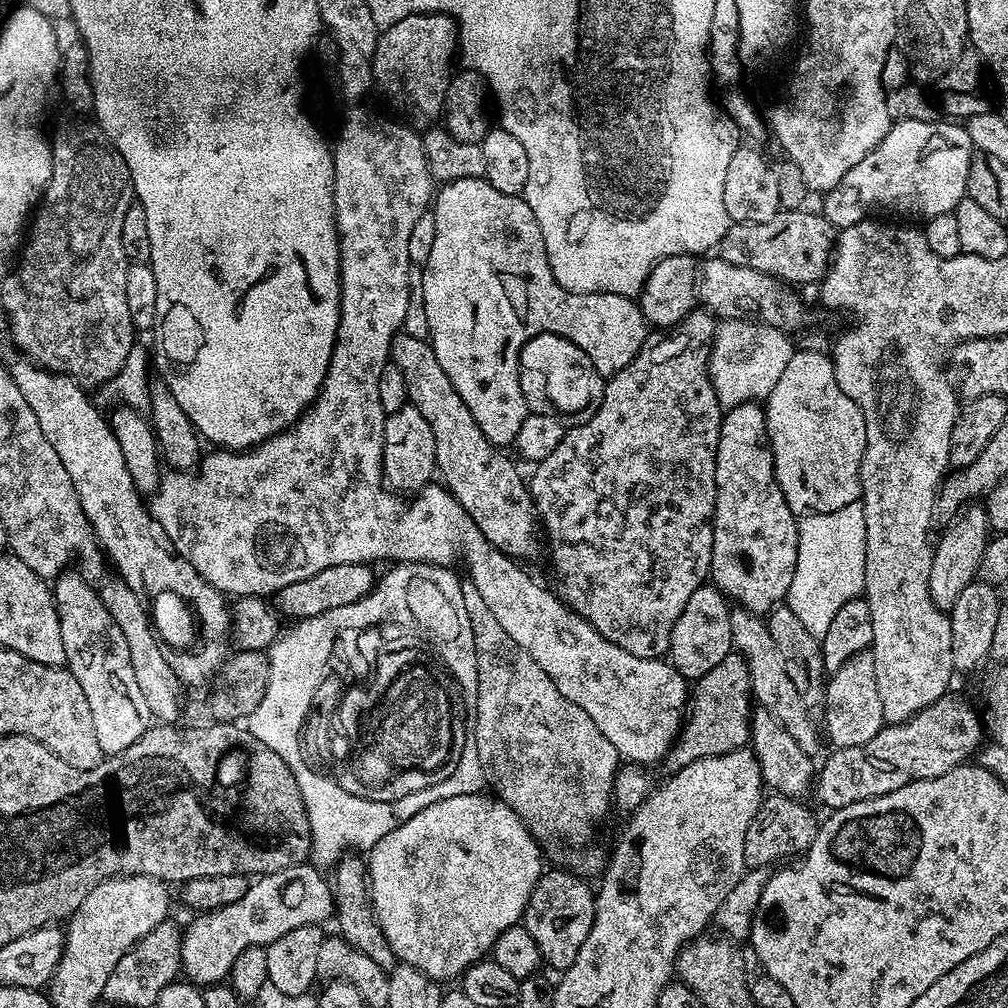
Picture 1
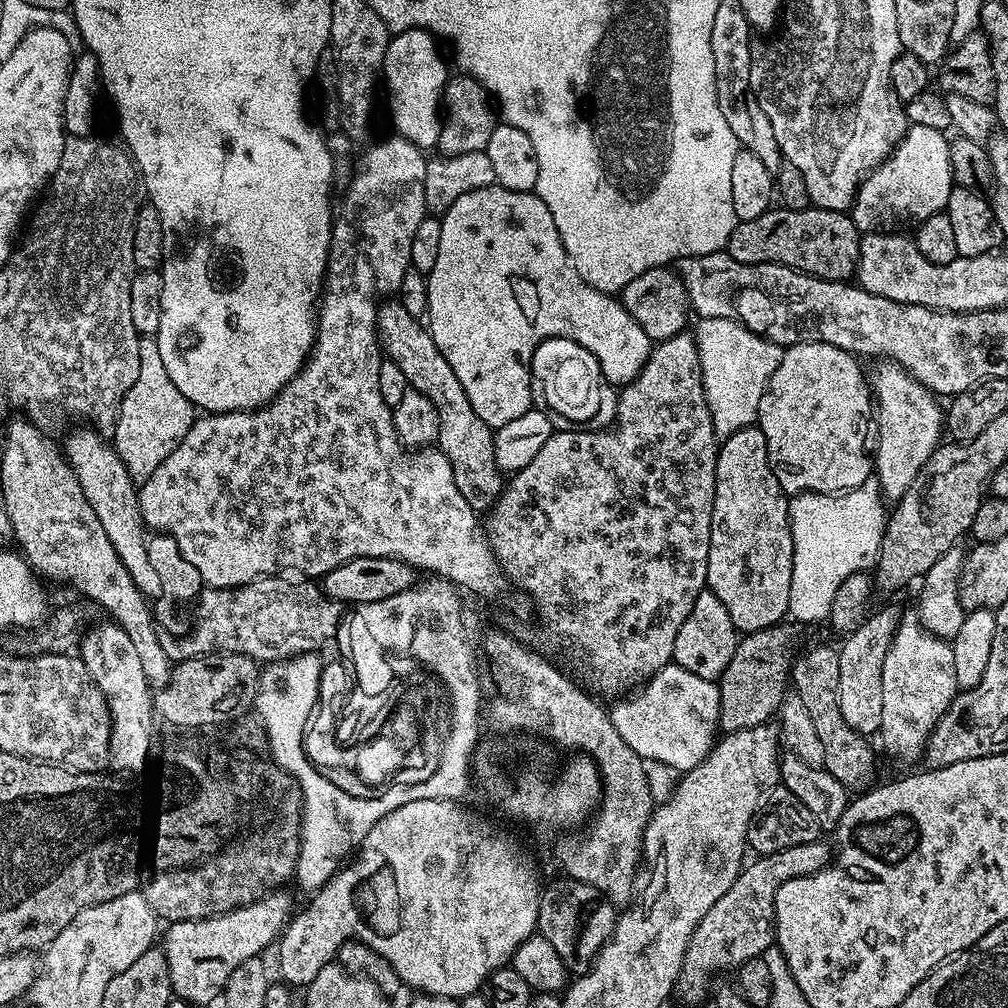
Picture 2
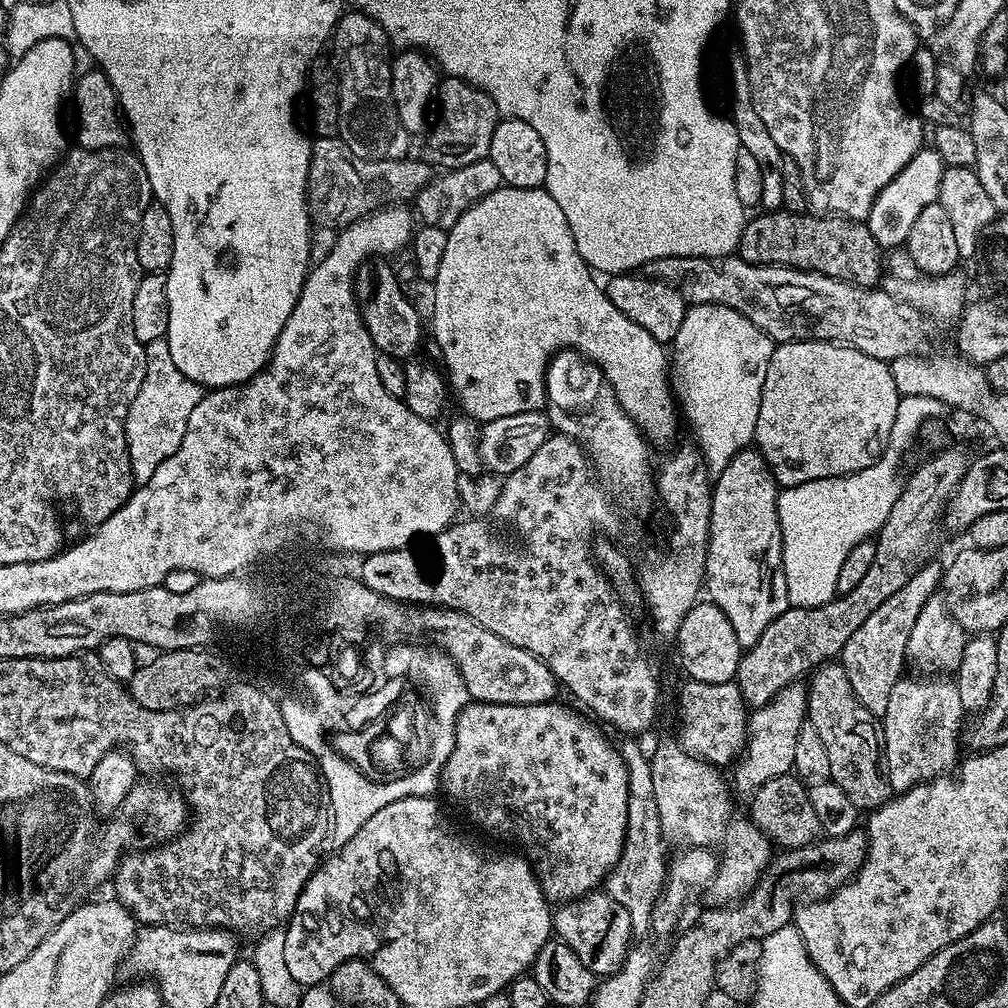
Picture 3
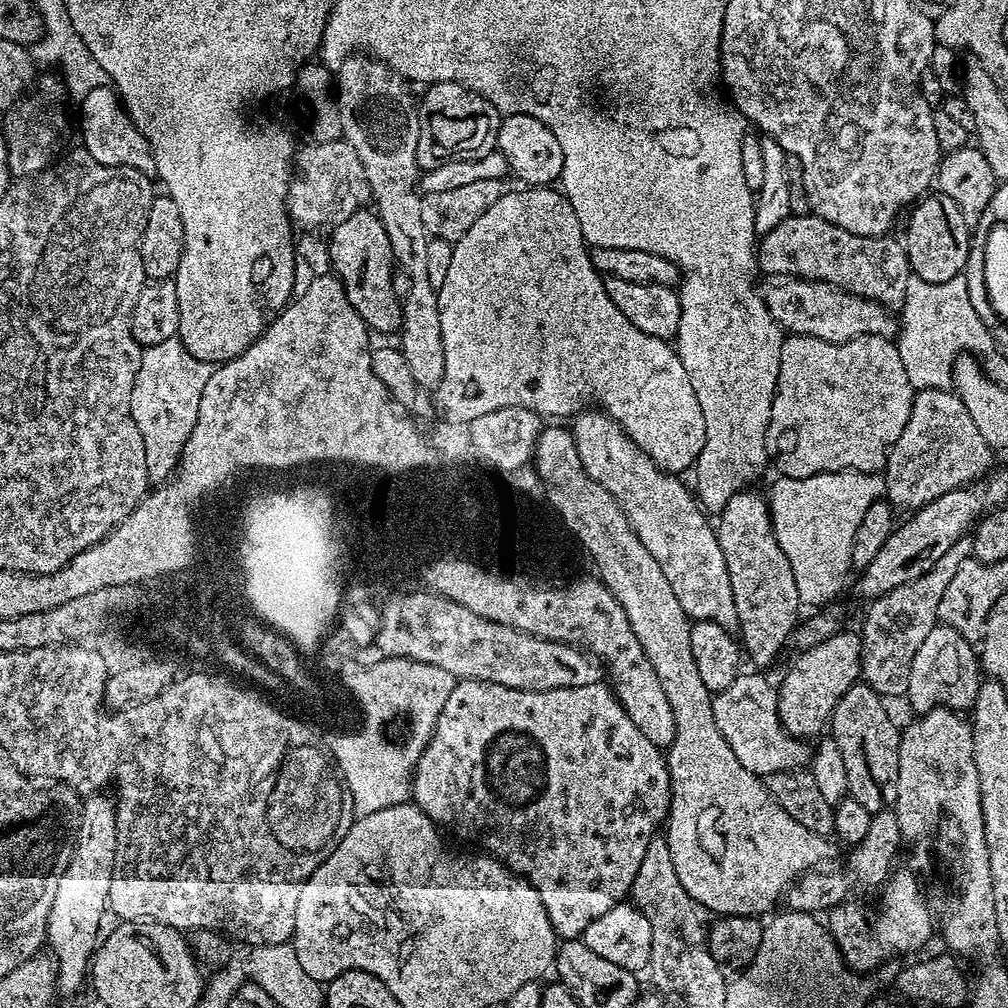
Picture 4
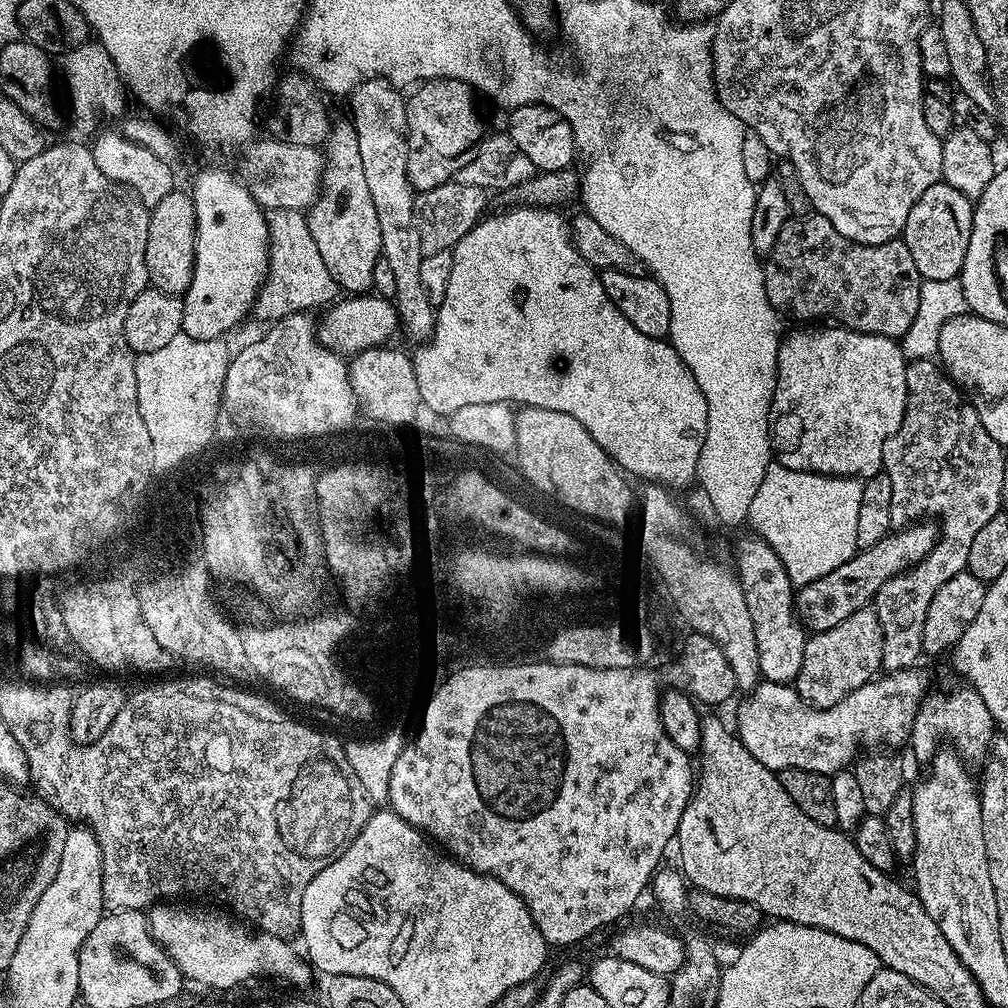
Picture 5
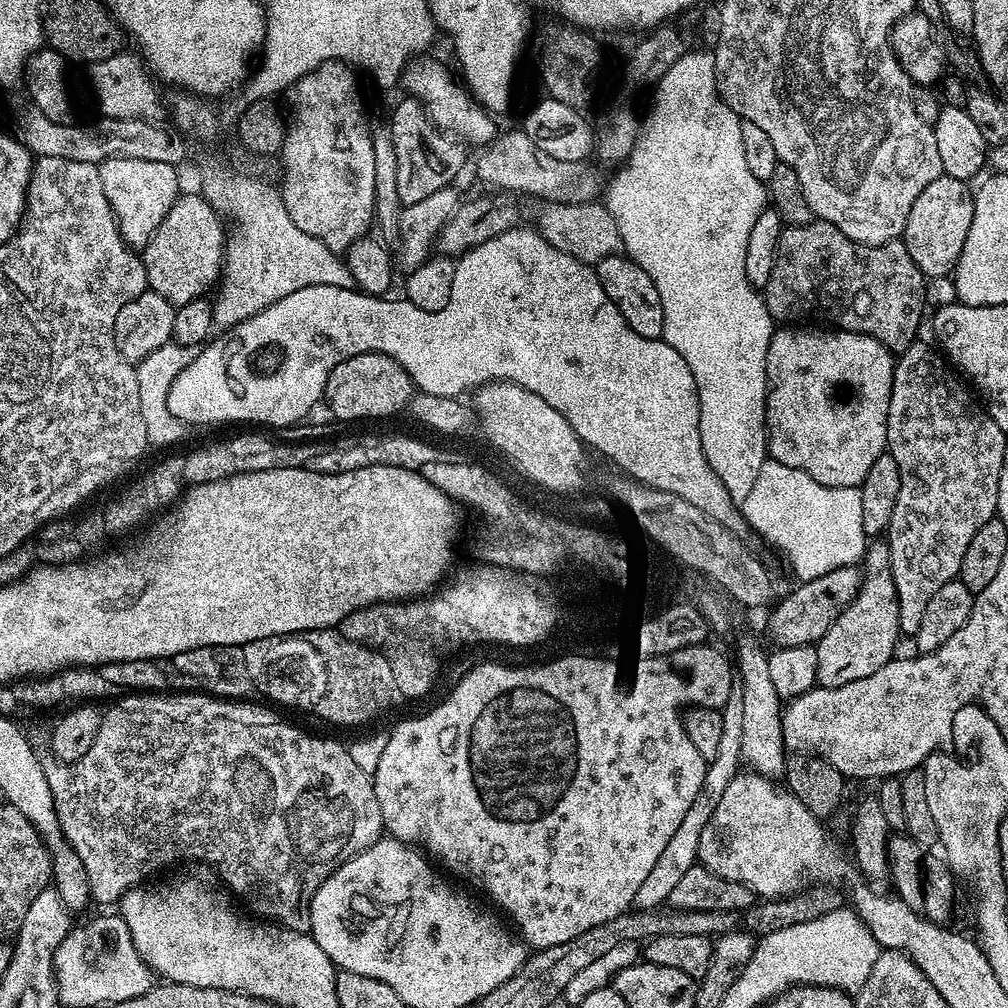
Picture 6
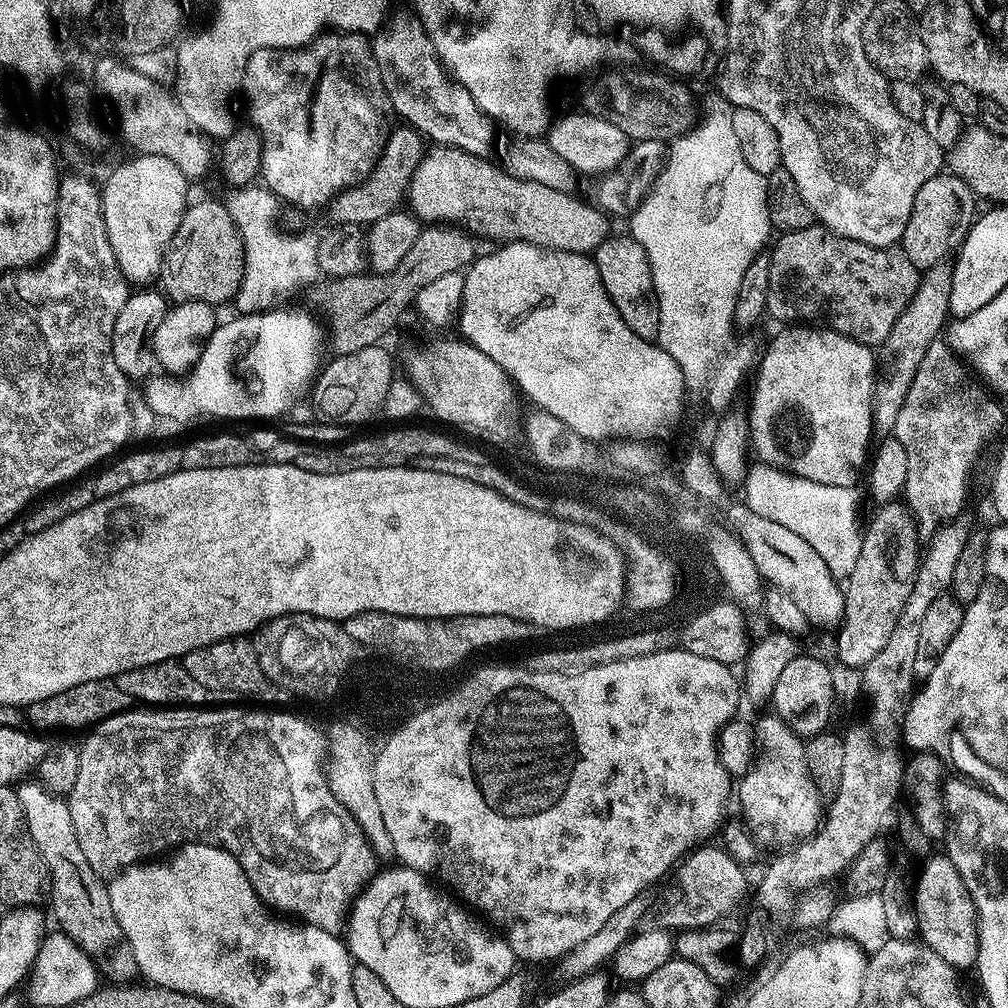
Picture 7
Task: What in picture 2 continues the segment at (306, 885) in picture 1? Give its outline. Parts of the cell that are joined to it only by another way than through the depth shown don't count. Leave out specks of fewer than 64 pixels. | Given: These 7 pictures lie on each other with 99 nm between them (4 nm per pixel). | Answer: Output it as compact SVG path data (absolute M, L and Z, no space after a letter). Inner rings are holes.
M270 891L244 908L232 909L221 916L169 923L168 933L162 936L162 947L170 966L173 993L193 1006L219 1001L230 974L234 974L246 958L267 953L267 948L277 943L292 919L292 900L284 892Z

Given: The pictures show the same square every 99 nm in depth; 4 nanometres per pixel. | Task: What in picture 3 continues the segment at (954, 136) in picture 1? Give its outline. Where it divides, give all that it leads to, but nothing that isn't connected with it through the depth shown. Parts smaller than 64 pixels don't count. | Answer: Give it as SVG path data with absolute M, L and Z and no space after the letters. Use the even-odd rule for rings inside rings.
M925 146L920 149L918 154L914 154L914 158L910 158L910 162L874 198L866 223L870 234L874 234L881 249L899 249L907 241L910 226L914 226L918 214L922 214L922 210L926 210L926 206L939 201L945 167L946 165L942 162L936 149Z

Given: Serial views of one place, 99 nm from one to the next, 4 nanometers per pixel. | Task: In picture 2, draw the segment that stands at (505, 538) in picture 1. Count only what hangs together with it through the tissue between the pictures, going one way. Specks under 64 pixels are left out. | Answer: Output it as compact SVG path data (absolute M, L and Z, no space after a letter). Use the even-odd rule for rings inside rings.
M388 298L376 310L376 335L383 355L392 360L406 374L409 388L426 394L430 402L434 402L434 410L438 410L438 447L450 462L450 470L454 470L454 482L458 482L458 490L462 490L462 498L470 502L470 506L478 514L487 513L495 504L506 483L505 473L501 472L494 458L494 430L474 414L474 406L470 406L470 398L466 398L466 390L462 390L462 382L458 382L458 374L450 370L450 362L442 358L442 350L434 346L434 338L427 327L419 319L406 312L399 299Z

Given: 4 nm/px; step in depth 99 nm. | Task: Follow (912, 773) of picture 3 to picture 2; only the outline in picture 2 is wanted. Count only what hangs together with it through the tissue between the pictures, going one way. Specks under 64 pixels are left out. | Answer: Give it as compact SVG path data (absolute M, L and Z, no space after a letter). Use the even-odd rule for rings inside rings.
M915 615L901 619L896 626L890 646L886 650L886 662L882 662L882 722L879 739L884 739L884 748L892 756L917 756L928 746L928 735L942 718L957 694L954 674L954 650L951 643L941 636L930 634L920 625Z

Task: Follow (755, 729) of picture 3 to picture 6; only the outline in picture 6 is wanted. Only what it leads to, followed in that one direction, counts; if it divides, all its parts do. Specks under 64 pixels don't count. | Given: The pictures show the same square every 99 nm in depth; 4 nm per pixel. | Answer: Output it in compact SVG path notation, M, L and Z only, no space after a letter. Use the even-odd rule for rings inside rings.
M872 542L867 545L862 557L860 589L854 602L850 602L850 606L846 606L846 610L842 614L838 614L834 626L830 626L830 630L826 630L826 634L822 634L822 638L817 640L814 645L818 654L817 685L822 688L837 688L846 686L850 682L858 682L858 678L870 678L870 674L874 674L874 670L882 670L882 666L886 666L888 661L893 659L895 652L892 651L896 648L896 639L901 639L901 636L898 622L898 598L894 590L890 550L887 543Z

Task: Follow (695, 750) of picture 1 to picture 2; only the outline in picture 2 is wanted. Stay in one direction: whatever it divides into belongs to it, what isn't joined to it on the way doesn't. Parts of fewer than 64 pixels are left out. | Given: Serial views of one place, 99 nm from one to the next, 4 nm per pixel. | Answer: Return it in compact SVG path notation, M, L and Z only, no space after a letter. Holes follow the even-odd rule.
M781 622L772 628L763 628L757 632L747 633L737 643L734 658L720 675L718 687L720 689L720 722L719 727L725 733L750 730L759 724L767 724L779 713L780 703L786 695L786 685L790 680L794 651L792 652L792 628L788 622Z

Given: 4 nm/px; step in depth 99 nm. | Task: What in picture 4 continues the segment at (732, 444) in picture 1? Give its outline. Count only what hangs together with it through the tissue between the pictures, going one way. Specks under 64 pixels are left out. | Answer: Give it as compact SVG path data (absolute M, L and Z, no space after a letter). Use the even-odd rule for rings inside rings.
M745 490L734 494L734 498L730 498L730 502L726 502L726 506L718 513L720 524L715 525L716 541L718 546L722 548L722 558L726 560L726 574L730 576L730 590L734 592L734 606L736 607L736 622L738 625L738 640L742 645L743 651L757 664L757 669L764 670L767 664L772 664L776 660L776 655L784 648L784 643L789 643L790 637L793 635L794 629L798 623L799 614L802 611L802 605L798 598L798 586L794 586L794 570L790 570L790 562L786 562L786 554L782 554L782 546L778 546L776 536L772 532L772 520L768 517L768 503L763 495L760 496L756 490Z

